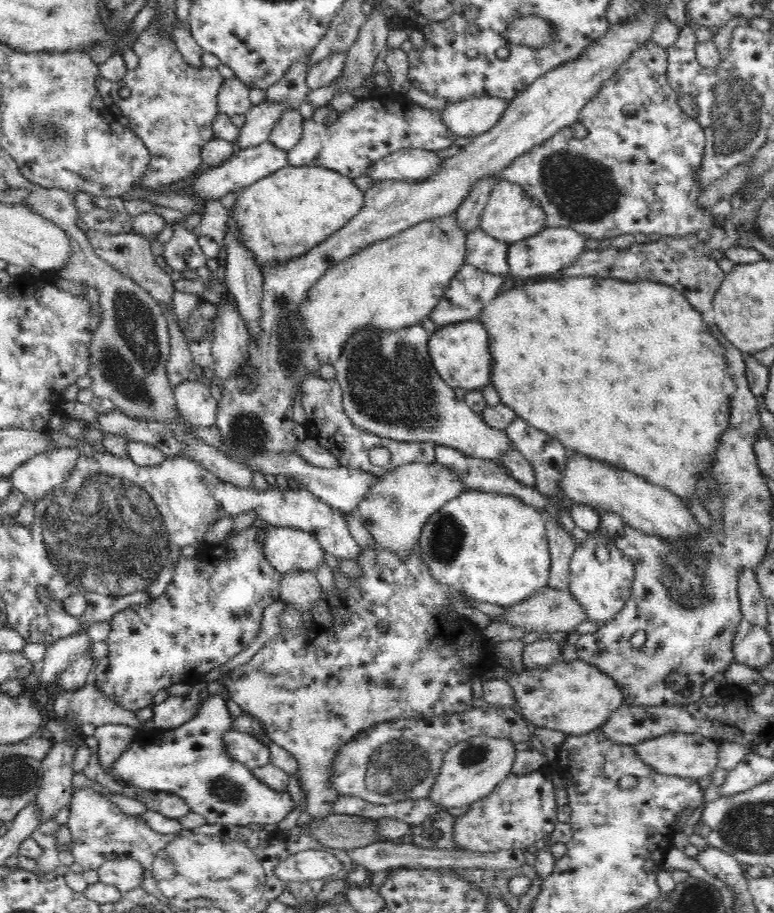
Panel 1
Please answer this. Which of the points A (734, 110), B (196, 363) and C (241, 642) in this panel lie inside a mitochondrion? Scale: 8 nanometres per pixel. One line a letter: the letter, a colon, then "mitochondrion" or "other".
A: mitochondrion
B: other
C: other

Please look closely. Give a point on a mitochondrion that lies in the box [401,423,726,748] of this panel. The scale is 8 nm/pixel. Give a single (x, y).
(686, 574)

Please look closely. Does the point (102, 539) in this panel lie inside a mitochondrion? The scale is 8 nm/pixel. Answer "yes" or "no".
yes

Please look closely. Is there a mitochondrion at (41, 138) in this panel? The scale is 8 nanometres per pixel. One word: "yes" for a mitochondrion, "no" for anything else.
yes

